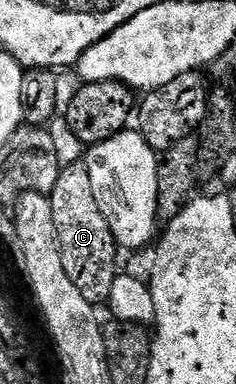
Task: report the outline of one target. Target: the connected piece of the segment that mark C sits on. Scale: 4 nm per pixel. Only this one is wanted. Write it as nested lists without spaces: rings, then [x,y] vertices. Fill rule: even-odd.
[[[86,161],[71,162],[60,169],[57,184],[53,184],[51,193],[51,207],[53,208],[53,224],[57,224],[57,240],[61,248],[61,260],[65,264],[65,272],[73,284],[77,284],[77,292],[85,296],[93,304],[106,303],[113,292],[113,280],[117,273],[115,267],[115,250],[117,243],[101,208],[97,208],[97,196],[93,196],[93,183],[89,180],[89,168]]]

